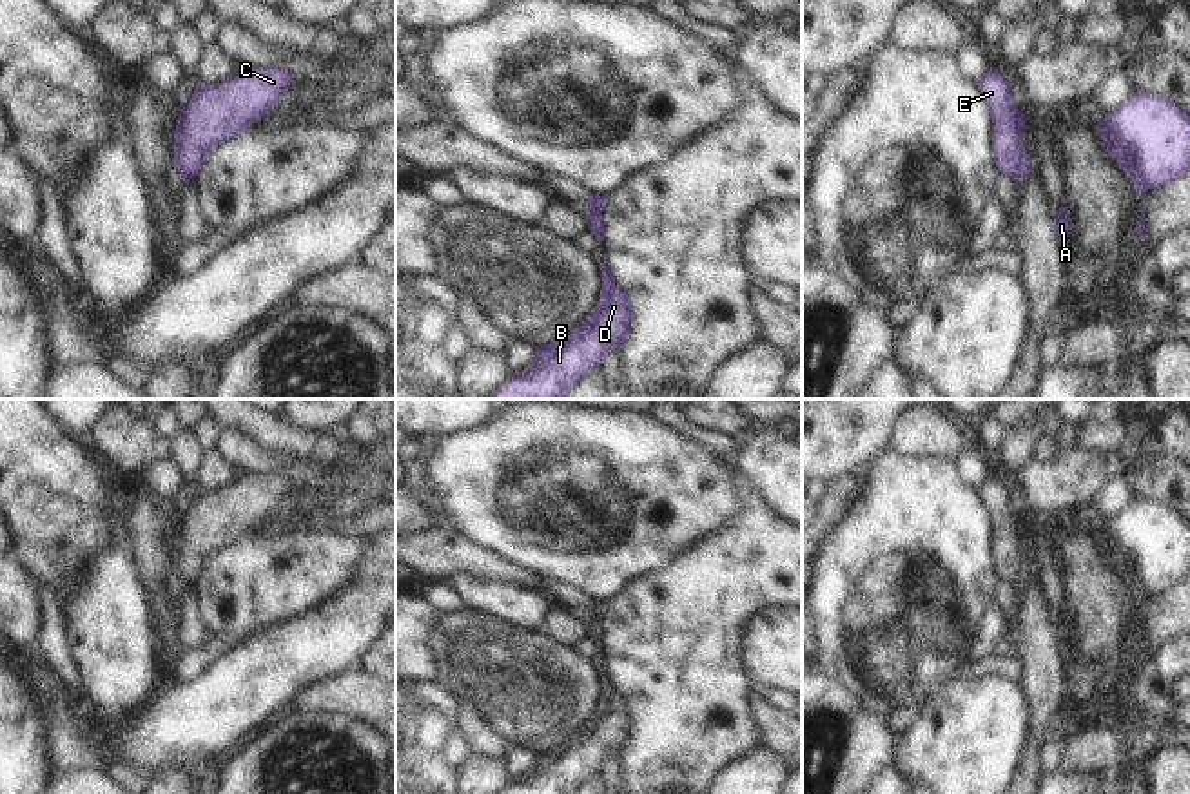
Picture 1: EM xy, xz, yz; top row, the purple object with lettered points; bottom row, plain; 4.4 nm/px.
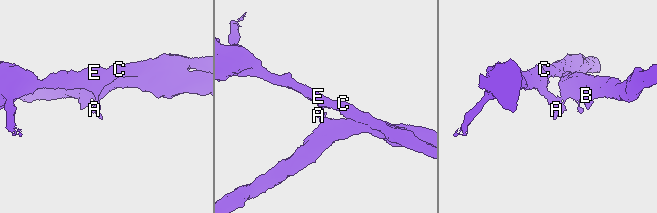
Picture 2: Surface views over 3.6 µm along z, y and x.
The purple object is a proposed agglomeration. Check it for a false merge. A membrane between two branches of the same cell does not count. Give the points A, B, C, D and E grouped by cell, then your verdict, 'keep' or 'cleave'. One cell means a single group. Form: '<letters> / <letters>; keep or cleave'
A B D / C E; cleave

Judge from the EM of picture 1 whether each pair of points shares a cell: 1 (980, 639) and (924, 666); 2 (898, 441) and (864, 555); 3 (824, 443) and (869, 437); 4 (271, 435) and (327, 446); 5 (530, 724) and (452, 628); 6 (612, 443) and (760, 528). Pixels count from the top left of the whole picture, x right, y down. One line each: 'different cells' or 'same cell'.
1: different cells
2: different cells
3: same cell
4: same cell
5: same cell
6: different cells

